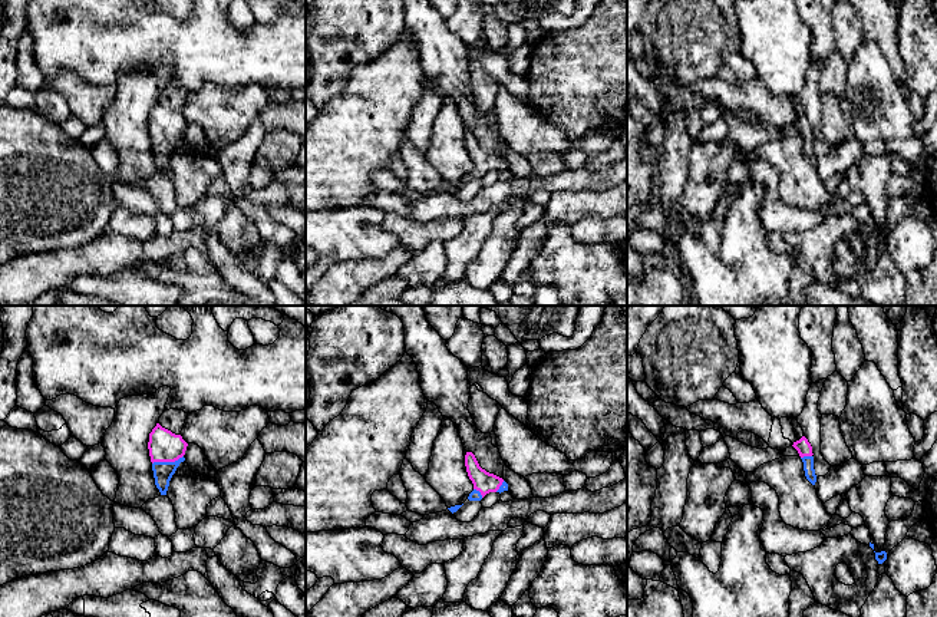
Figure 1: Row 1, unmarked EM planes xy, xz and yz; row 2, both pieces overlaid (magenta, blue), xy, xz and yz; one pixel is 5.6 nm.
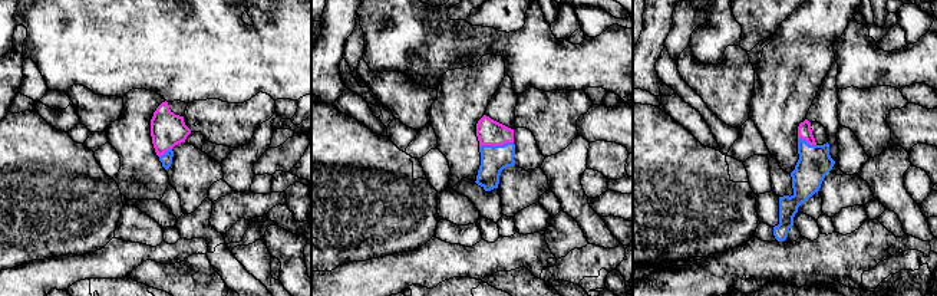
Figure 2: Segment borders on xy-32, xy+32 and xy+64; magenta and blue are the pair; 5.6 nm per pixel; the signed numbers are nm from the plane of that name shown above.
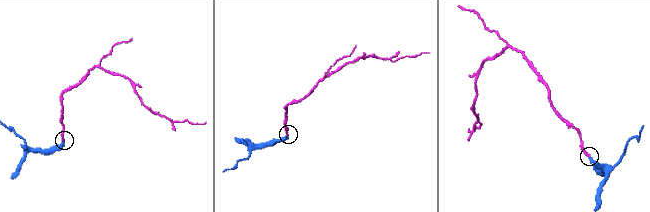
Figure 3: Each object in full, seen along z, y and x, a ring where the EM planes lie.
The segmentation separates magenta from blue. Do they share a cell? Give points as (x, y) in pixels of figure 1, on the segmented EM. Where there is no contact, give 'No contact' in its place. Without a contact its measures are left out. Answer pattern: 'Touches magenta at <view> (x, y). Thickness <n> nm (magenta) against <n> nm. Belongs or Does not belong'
Touches magenta at xy (167, 461). Thickness 180 nm (magenta) against 110 nm. Belongs

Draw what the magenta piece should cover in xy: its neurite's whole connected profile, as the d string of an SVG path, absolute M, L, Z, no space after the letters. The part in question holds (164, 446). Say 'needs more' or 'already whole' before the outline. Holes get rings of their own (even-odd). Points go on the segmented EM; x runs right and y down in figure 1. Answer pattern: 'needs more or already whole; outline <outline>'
needs more; outline M156 423L149 433L148 449L152 462L155 485L161 495L166 495L172 475L179 463L185 461L184 455L187 446L188 443L181 435L172 433L159 423Z

